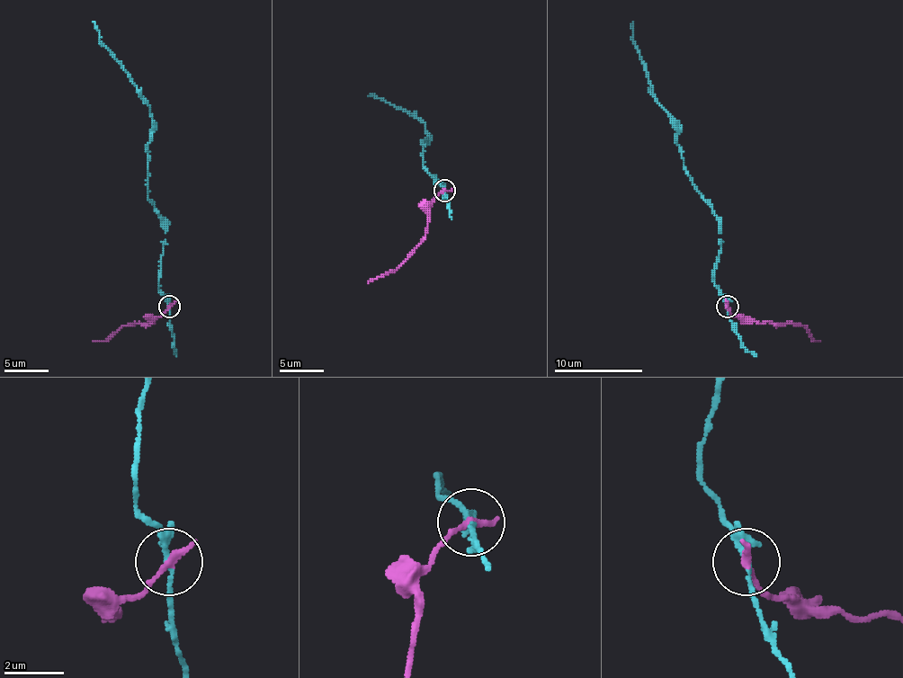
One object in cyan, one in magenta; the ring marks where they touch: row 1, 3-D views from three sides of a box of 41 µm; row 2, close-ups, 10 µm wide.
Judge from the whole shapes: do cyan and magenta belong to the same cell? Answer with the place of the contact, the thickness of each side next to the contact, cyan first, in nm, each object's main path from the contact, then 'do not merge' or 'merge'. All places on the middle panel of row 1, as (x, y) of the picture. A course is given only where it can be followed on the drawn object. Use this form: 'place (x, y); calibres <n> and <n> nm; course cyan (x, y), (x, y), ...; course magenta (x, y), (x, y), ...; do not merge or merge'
place (444, 190); calibres 190 and 260 nm; course cyan (445, 191), (423, 166), (423, 147), (427, 140), (425, 125), (416, 116), (397, 109), (374, 96), (368, 96); course magenta (445, 191), (430, 206), (423, 241), (403, 261), (368, 283); do not merge

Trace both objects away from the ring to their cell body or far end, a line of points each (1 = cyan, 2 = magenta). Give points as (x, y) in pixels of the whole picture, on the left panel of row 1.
1: (170, 306), (170, 298), (158, 283), (163, 218), (147, 198), (150, 105), (99, 40), (93, 22)
2: (170, 306), (155, 321), (128, 323), (103, 341), (93, 341)

